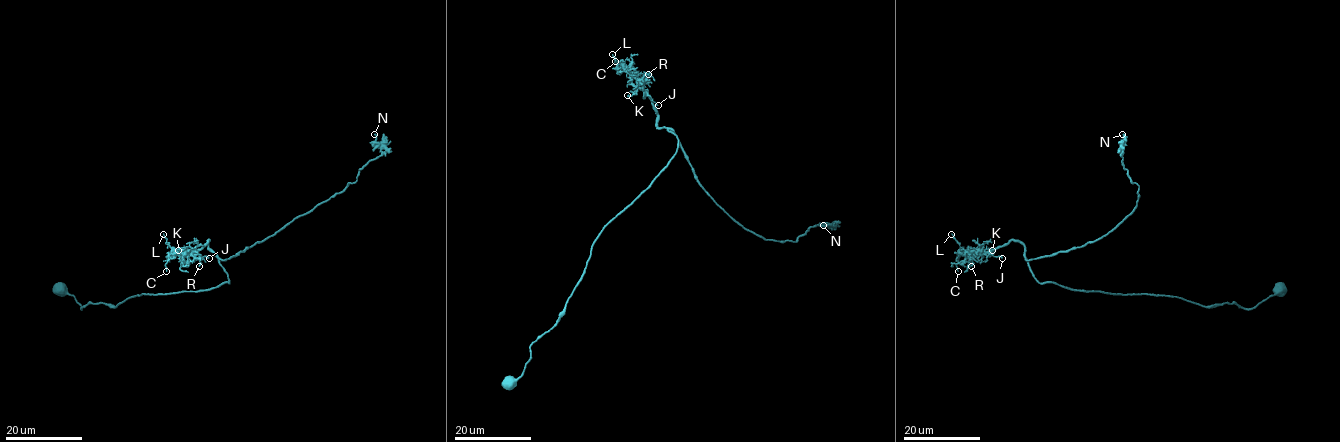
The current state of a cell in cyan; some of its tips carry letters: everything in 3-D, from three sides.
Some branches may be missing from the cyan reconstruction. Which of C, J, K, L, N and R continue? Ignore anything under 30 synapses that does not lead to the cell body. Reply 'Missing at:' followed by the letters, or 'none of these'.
Missing at: none of these

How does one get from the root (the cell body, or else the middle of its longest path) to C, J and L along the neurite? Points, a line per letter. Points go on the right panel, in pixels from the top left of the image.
C: (1278, 291), (1244, 309), (1070, 290), (1040, 283), (1024, 246), (1013, 240), (987, 252), (963, 252), (958, 271)
J: (1278, 291), (1247, 309), (1201, 306), (1170, 295), (1040, 283), (1024, 246), (1013, 240), (991, 252), (1002, 258)
L: (1278, 291), (1244, 309), (1070, 290), (1040, 283), (1018, 241), (966, 255), (951, 234)

